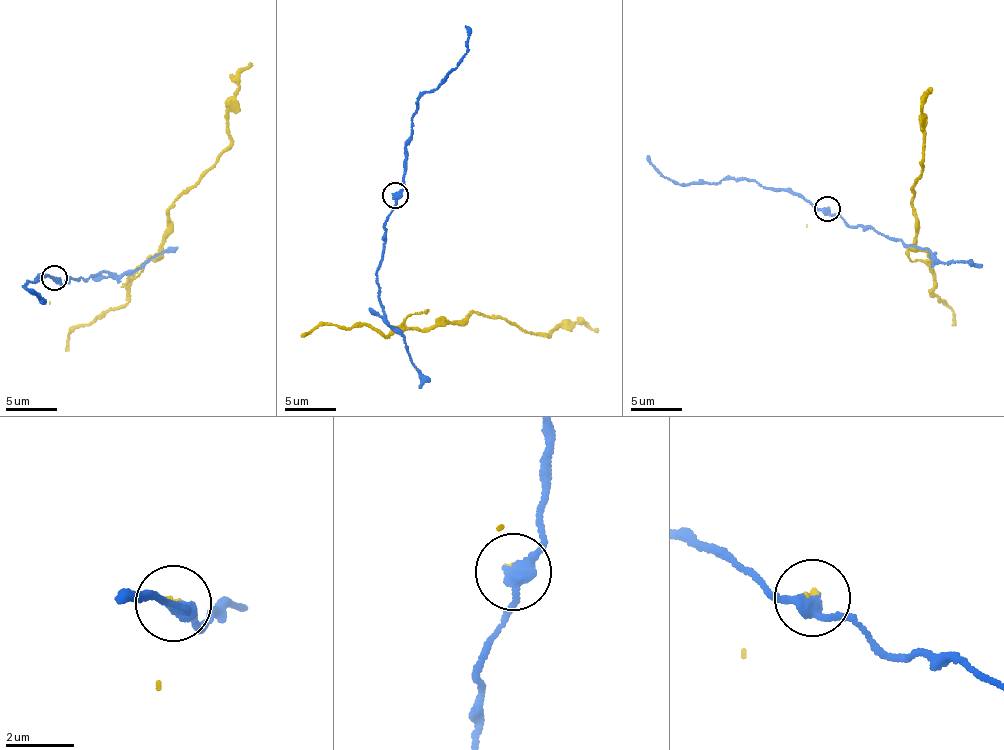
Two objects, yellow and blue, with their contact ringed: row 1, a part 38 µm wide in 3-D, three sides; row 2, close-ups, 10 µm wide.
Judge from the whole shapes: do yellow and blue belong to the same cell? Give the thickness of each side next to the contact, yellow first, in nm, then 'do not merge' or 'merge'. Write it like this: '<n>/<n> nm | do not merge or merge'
90/360 nm | do not merge

